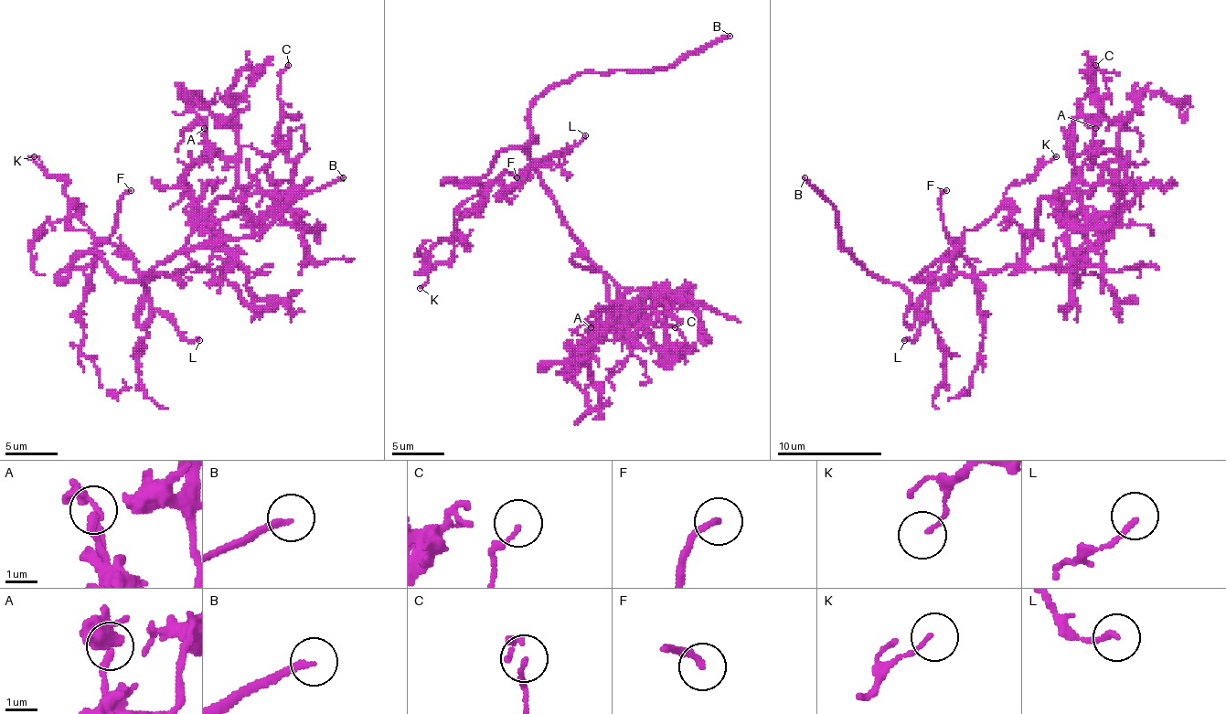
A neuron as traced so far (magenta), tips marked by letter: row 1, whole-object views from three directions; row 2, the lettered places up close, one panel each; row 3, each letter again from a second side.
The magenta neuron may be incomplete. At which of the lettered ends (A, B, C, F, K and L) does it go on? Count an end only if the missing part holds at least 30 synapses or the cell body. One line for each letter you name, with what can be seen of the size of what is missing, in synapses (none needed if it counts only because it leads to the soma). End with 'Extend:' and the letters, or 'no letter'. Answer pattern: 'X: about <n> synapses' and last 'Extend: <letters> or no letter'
F: about 35 synapses
Extend: B, F

